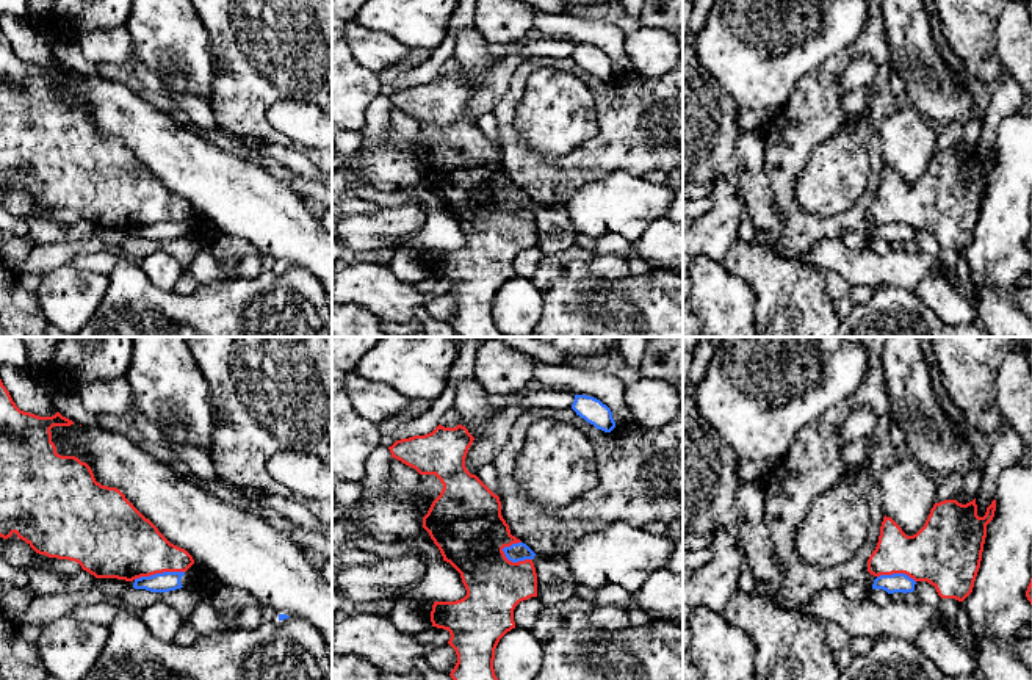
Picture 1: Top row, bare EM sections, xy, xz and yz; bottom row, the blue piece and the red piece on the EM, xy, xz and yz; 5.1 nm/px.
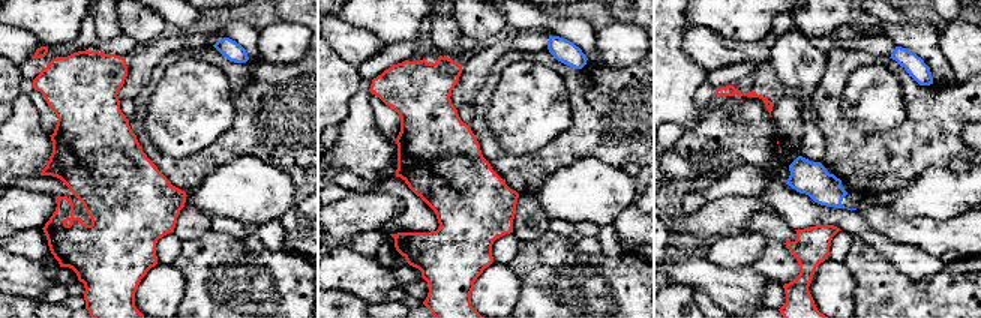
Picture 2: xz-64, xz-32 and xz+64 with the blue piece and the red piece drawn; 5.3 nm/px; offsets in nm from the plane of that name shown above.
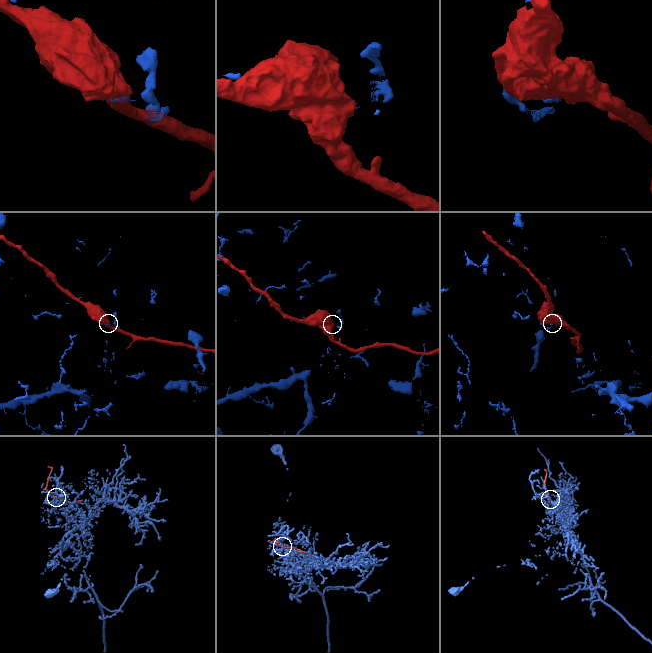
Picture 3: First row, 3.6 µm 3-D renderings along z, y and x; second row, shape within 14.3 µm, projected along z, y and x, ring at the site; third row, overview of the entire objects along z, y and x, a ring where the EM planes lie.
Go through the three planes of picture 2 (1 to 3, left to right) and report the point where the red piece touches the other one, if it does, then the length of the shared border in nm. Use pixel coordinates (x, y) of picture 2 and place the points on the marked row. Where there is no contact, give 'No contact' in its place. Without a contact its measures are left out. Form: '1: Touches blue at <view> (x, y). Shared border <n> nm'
1: No contact
2: No contact
3: No contact

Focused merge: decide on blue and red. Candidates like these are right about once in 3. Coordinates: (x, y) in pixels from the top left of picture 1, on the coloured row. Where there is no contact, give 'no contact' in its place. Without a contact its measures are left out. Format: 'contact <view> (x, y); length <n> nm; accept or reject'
contact xz (516, 561); length 170 nm; reject

